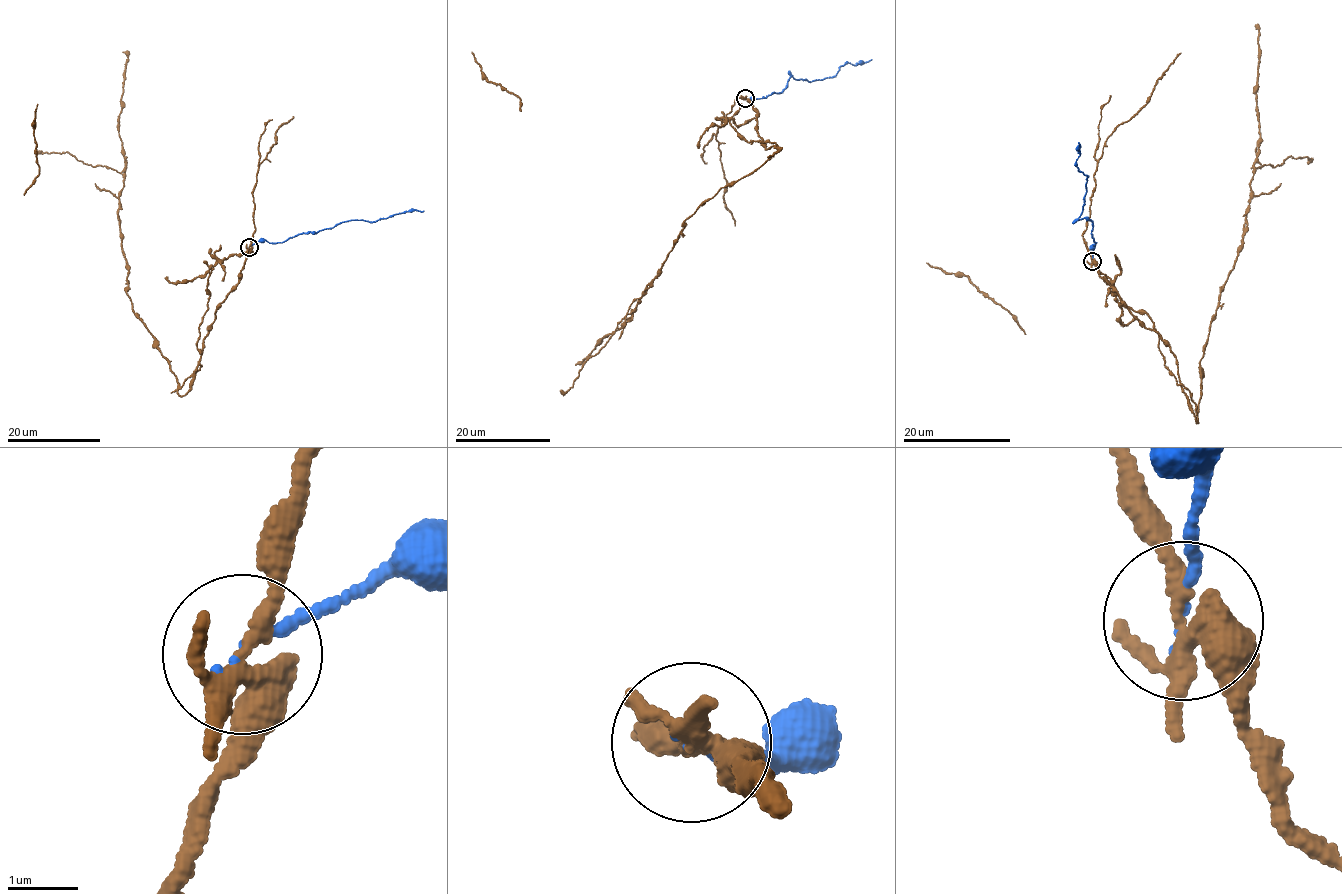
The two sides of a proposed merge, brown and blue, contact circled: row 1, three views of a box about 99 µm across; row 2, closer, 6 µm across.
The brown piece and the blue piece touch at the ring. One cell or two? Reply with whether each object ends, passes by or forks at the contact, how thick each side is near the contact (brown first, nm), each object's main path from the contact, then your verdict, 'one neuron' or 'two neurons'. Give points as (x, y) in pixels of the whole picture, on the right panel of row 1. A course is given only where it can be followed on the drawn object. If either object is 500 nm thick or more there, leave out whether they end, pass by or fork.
brown forks there; blue ends there; 320 nm thick on the brown side, 110 nm on the other; brown runs (1092, 261), (1131, 314), (1171, 349), (1197, 412), (1199, 361), (1250, 201), (1260, 129), (1256, 24); blue runs (1092, 261), (1096, 244), (1093, 225), (1086, 218), (1079, 219), (1088, 177), (1078, 170), (1078, 142); two neurons

